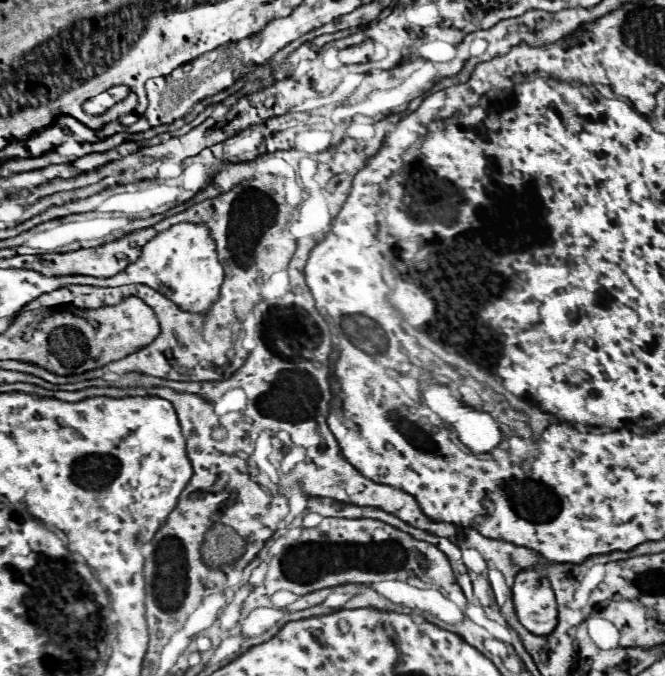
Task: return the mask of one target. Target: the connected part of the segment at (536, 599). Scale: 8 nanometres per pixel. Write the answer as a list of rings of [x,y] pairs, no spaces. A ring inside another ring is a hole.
[[[545,565],[520,571],[512,586],[512,598],[520,624],[538,636],[556,628],[556,600],[546,577]]]

